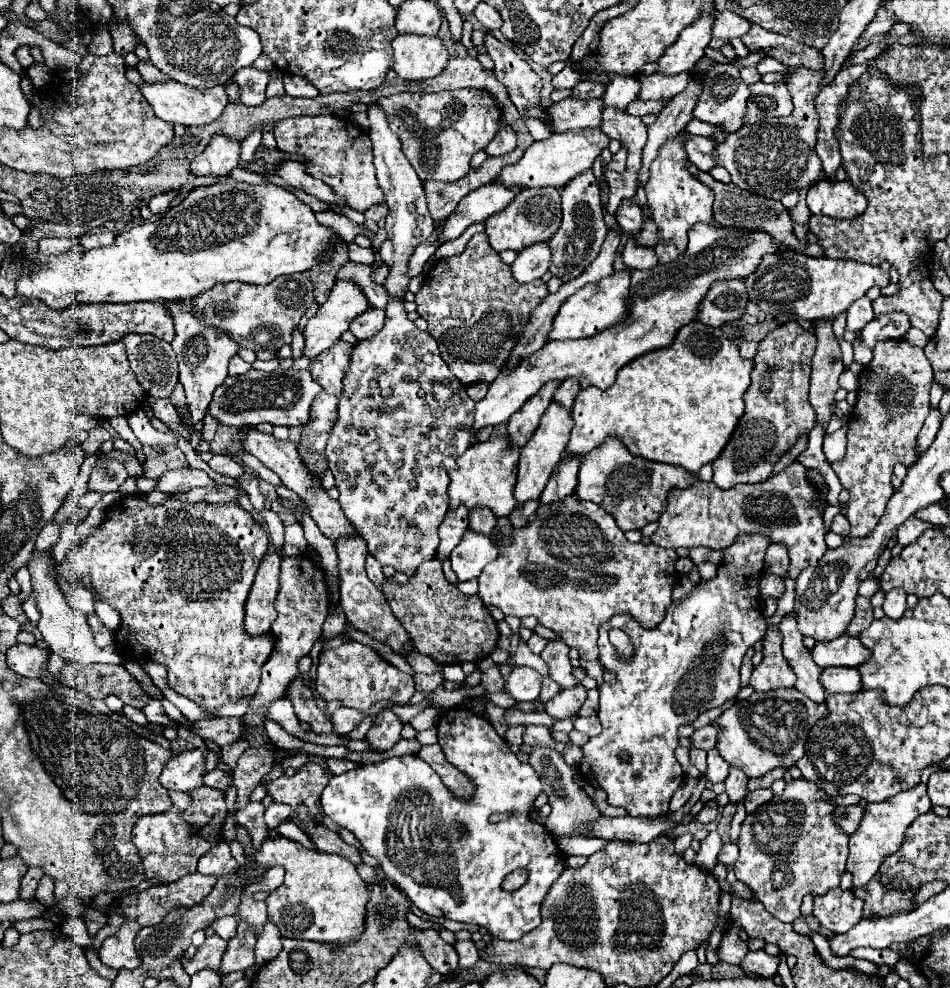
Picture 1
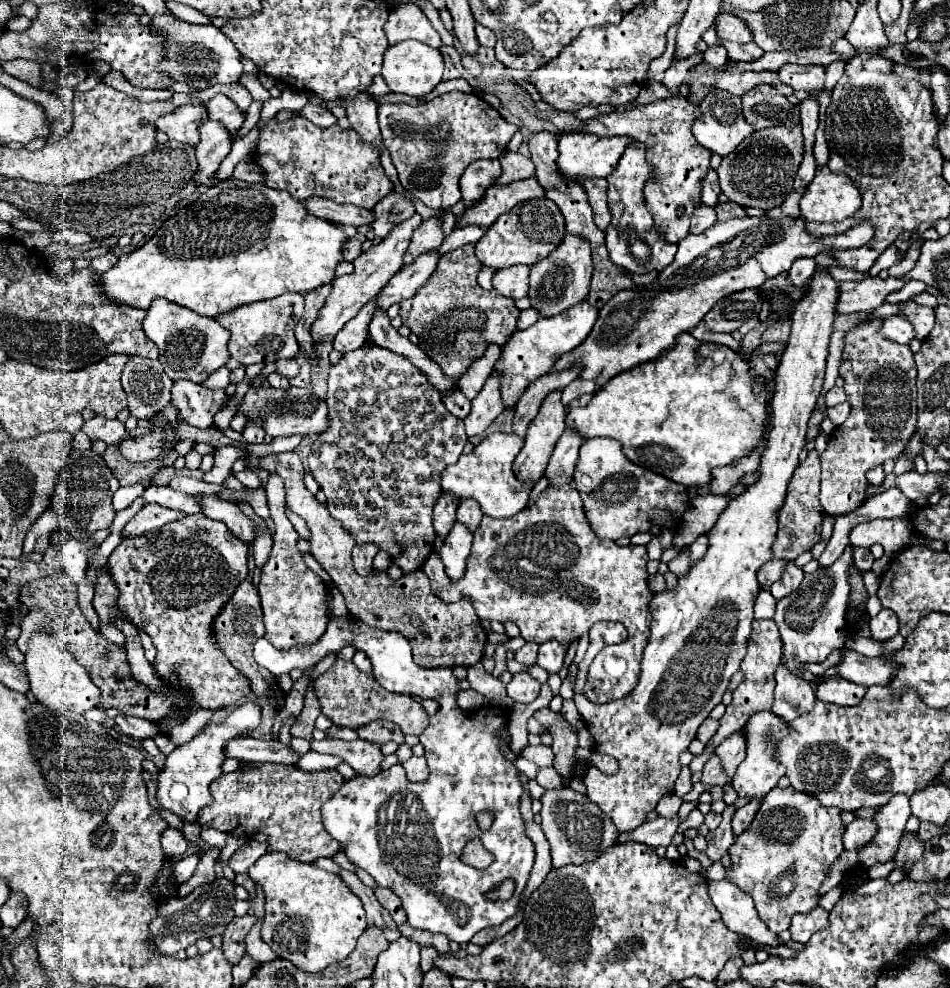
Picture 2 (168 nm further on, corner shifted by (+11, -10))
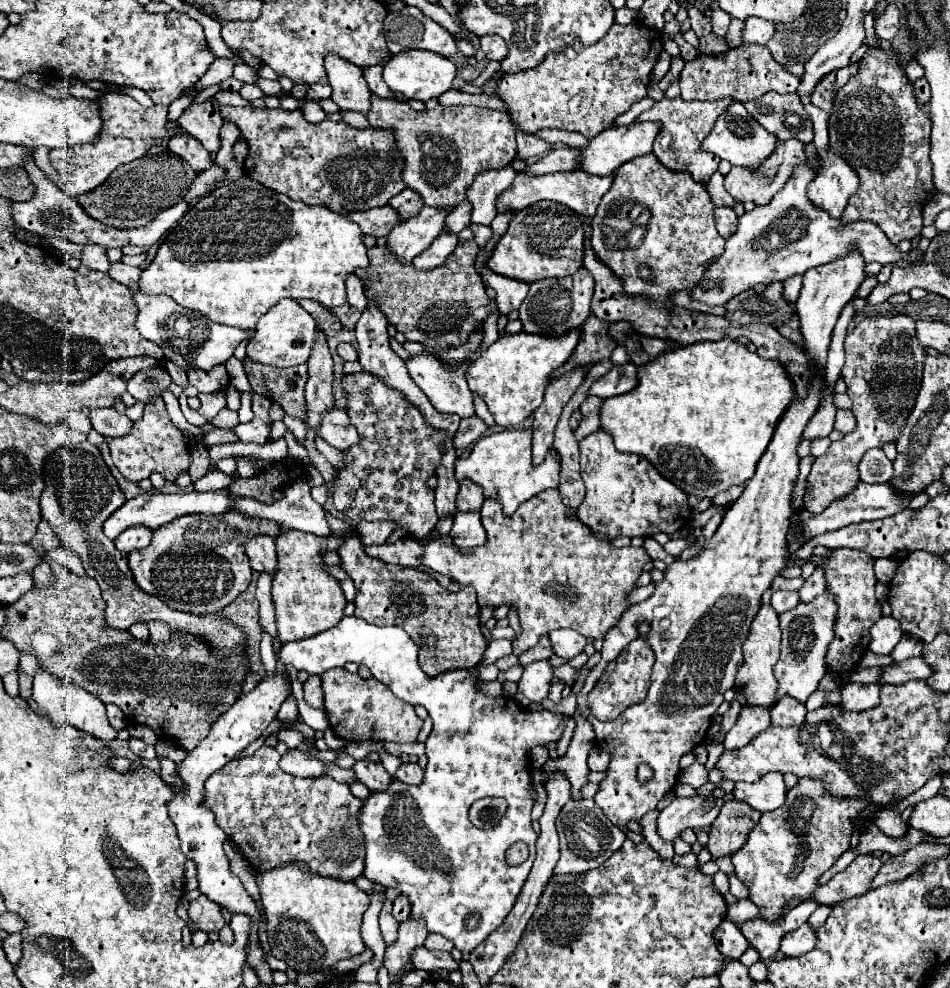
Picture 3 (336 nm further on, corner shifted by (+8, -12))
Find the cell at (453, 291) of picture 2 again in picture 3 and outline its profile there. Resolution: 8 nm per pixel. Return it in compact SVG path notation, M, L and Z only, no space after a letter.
M475 240L459 242L443 266L433 270L415 270L413 264L391 260L385 246L369 248L369 266L357 268L355 274L365 284L367 298L377 300L381 312L407 340L419 342L429 354L443 354L463 346L475 332L483 330L489 314L499 314L495 300L487 298L485 284L475 270L479 246Z

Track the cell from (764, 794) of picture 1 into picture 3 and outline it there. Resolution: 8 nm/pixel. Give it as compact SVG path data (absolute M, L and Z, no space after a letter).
M725 802L709 832L709 850L713 858L733 854L745 844L751 828L759 822L761 814L745 802Z

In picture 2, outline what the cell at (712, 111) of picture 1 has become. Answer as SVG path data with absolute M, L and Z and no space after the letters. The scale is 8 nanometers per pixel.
M718 90L718 92L710 92L702 102L700 102L700 110L702 116L694 122L692 126L692 134L696 138L696 142L704 148L708 148L710 152L716 152L720 156L728 156L732 150L738 148L738 144L754 134L754 128L744 120L742 116L742 106L740 106L740 96L732 96L726 90Z

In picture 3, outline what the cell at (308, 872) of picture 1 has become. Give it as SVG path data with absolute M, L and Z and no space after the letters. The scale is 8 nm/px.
M291 862L259 872L257 888L267 918L271 954L285 960L289 968L297 972L319 972L365 950L359 928L369 908L369 894L353 882L319 876L305 864Z

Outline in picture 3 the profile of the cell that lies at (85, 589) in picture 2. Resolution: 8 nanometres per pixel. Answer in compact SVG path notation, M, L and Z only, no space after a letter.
M61 546L61 548L57 548L57 550L47 552L47 556L53 558L53 560L57 560L59 564L63 564L65 568L69 568L73 574L79 574L79 576L85 574L85 568L83 568L81 560L79 560L69 548L63 548L63 546Z

